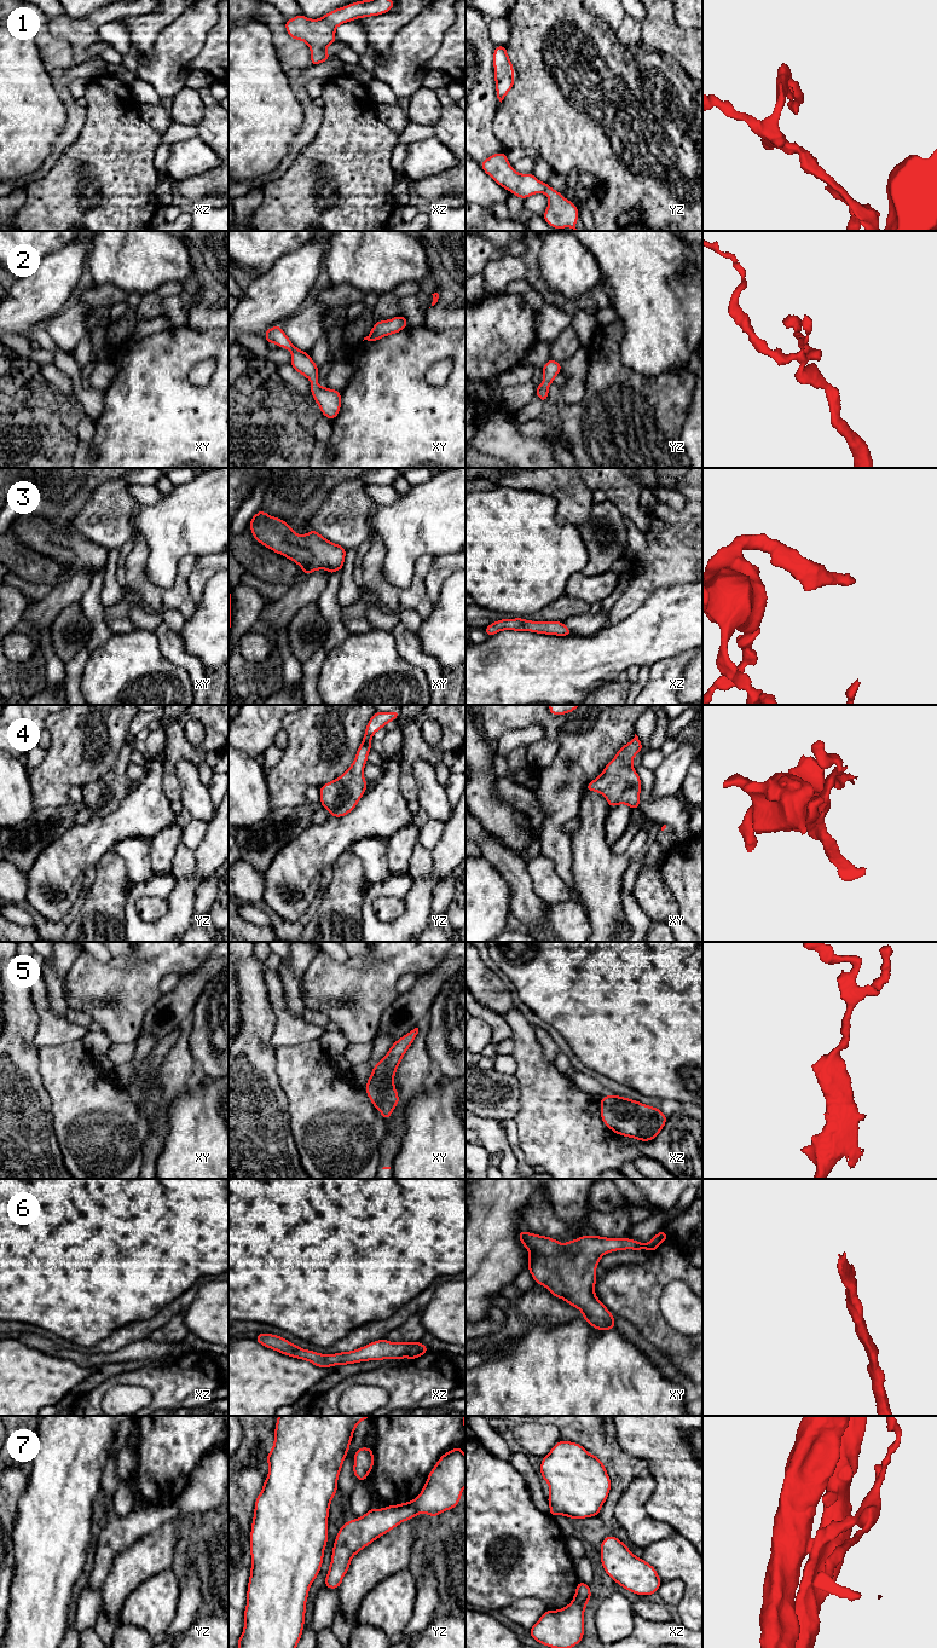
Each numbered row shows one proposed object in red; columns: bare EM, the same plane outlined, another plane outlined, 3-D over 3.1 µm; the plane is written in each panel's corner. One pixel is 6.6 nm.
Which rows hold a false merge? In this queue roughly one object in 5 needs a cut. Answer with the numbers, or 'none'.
7

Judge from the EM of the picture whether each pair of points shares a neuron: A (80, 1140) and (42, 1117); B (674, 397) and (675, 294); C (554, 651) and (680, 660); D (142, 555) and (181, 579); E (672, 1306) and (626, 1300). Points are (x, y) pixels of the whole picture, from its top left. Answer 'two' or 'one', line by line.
A: two
B: two
C: two
D: one
E: two

